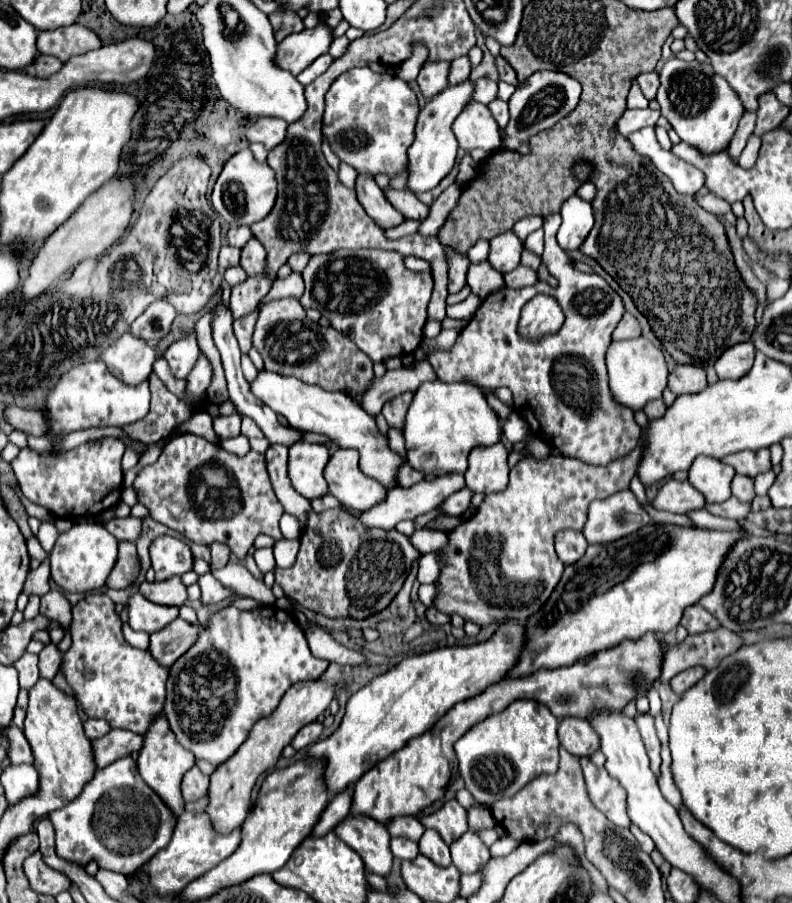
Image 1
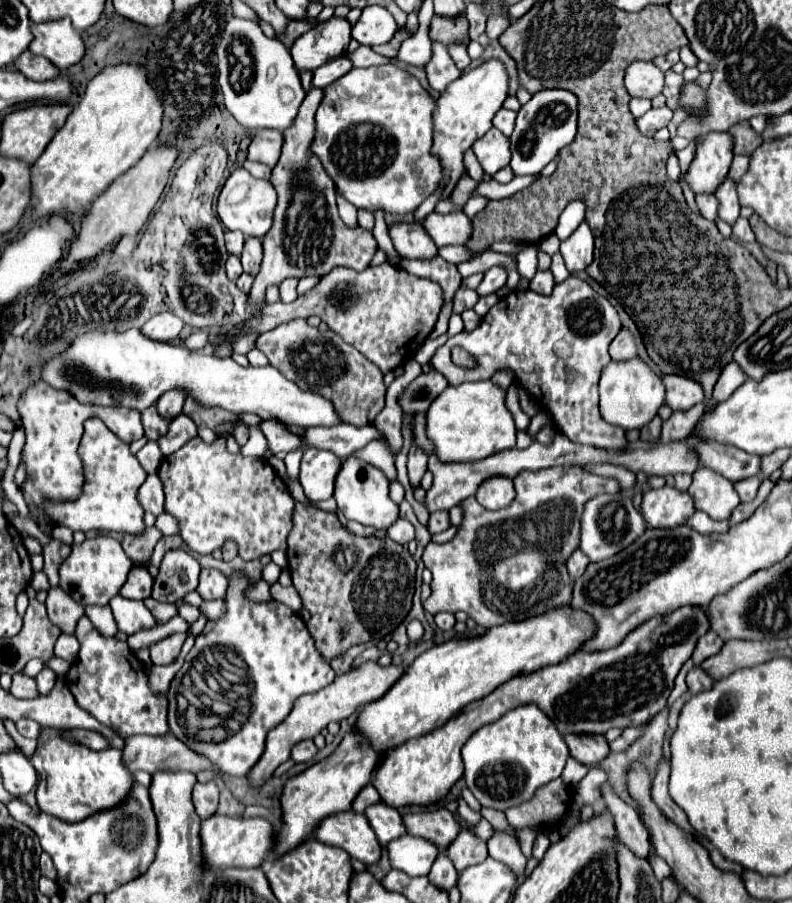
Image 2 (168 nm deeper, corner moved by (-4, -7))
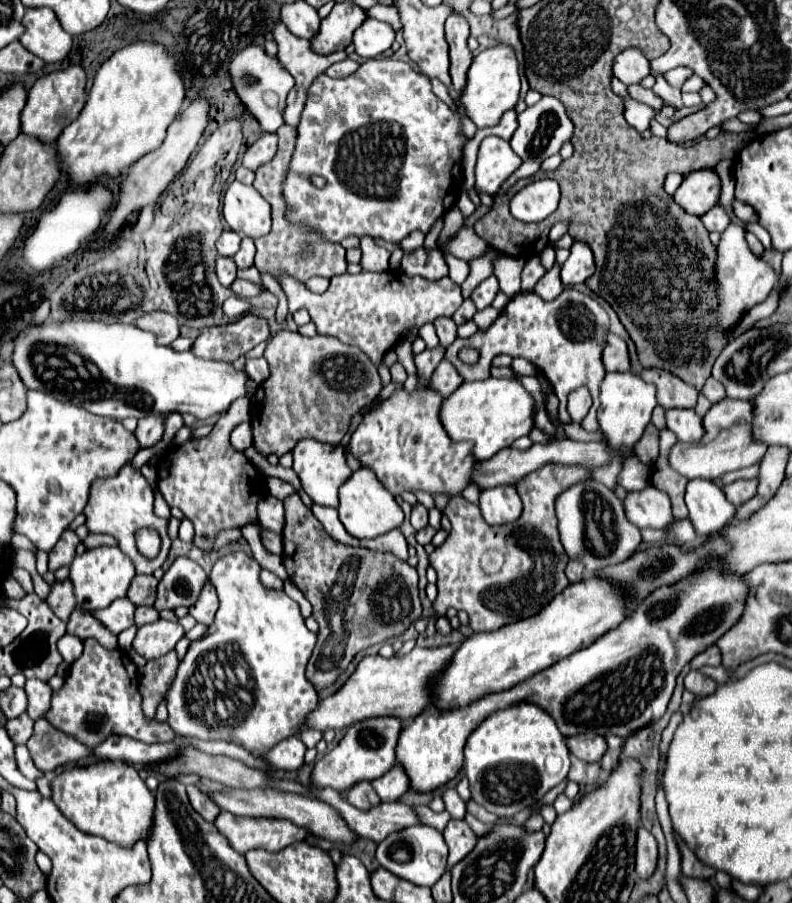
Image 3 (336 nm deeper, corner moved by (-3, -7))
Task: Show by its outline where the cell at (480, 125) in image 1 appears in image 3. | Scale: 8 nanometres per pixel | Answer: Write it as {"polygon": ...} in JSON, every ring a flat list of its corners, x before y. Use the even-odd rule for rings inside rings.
{"polygon":[[485,137,475,163,475,193,487,193,493,197,521,163,523,161,513,153,507,141,499,137]]}

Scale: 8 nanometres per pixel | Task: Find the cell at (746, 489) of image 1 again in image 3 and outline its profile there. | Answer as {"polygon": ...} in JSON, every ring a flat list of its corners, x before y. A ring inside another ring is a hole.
{"polygon":[[739,479,731,485,725,485,725,495,729,499,729,503,733,503,735,507,743,505,747,499,751,499,757,491,757,479]]}

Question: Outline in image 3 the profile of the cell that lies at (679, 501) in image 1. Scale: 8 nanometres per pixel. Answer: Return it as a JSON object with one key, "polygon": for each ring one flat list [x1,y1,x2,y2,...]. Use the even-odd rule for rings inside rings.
{"polygon":[[655,487,627,493,623,507,627,509,627,519,639,529,665,529,671,521,671,501,667,493]]}

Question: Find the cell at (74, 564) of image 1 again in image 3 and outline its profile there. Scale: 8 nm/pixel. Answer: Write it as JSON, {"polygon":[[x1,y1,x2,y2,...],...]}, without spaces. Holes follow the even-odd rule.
{"polygon":[[97,547,89,549,83,555,77,555,71,563,71,575,75,595,77,595,77,607,85,611,97,611,109,607,115,599,127,597,127,589,131,585,131,579,135,577,135,567,127,555,119,547]]}

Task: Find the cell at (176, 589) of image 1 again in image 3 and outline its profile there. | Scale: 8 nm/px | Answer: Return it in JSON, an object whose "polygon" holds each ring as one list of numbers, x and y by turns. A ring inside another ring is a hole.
{"polygon":[[137,607,137,611,135,611,135,627,153,623,157,619,159,619,159,613,155,611,155,607]]}

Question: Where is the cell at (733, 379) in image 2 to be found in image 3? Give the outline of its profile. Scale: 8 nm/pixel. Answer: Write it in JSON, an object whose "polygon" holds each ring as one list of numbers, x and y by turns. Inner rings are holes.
{"polygon":[[709,377,709,379,707,379,707,383,703,385,701,393,703,393,711,403,717,403,719,399,725,399,725,397,727,397,727,395,725,395,723,385,721,385,719,381,715,381,713,377]]}

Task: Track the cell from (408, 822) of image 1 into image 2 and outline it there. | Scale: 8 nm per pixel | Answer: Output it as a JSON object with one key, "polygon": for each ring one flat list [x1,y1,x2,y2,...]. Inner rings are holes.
{"polygon":[[376,803,376,805,368,807,364,811,364,815,368,817,368,821,382,845,388,845,392,839,398,839,400,835,408,835,408,831,404,831,402,815,384,803]]}

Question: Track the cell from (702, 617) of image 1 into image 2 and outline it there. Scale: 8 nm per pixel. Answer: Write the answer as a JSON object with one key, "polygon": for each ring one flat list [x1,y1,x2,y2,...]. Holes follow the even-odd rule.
{"polygon":[[710,629,706,635,702,635,694,647,694,653,692,653,692,659,696,665,700,665,704,659,716,655,720,651,720,647,724,645,724,641]]}

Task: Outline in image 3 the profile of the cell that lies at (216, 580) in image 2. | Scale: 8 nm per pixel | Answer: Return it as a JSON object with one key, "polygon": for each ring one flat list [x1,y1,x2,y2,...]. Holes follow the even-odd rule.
{"polygon":[[207,583,199,595,199,601,189,609,189,615,195,617,197,623,203,623,203,625,211,625,213,619,215,619,215,613,217,613,217,607,219,607,219,599,217,599,217,593,215,589,211,587,211,583]]}

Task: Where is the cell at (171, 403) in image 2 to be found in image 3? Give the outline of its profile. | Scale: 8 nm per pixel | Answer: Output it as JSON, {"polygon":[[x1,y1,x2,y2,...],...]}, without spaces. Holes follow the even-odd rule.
{"polygon":[[145,415,139,419,135,437,139,447,153,447,163,437,163,417,165,415]]}

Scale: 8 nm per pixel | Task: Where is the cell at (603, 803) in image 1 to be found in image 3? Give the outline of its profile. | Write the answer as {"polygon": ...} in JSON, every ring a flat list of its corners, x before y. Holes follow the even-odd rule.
{"polygon":[[639,827,637,847,635,847,635,871,641,879,649,879,655,873,657,857,659,853,655,837,645,827]]}

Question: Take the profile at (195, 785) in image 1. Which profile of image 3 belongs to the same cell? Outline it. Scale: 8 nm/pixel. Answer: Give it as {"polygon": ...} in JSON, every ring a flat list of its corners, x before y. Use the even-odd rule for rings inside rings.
{"polygon":[[191,785,191,787,187,787,187,795,189,795,191,807,193,807,205,821,215,821,215,817,219,815,219,807,217,807,205,793,201,793,195,785]]}

